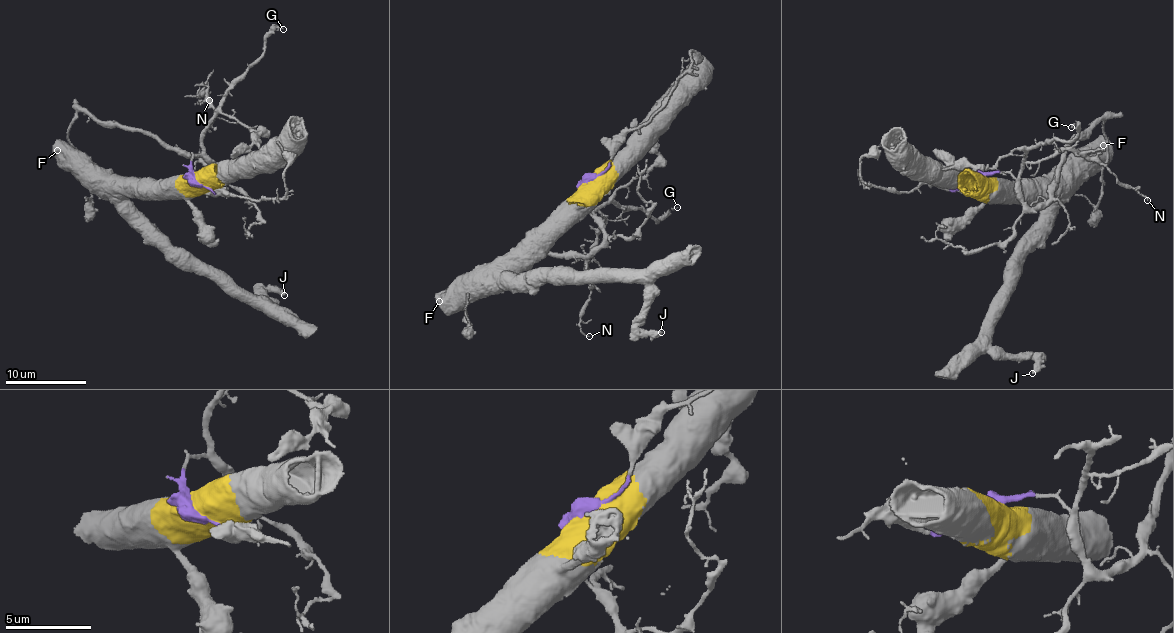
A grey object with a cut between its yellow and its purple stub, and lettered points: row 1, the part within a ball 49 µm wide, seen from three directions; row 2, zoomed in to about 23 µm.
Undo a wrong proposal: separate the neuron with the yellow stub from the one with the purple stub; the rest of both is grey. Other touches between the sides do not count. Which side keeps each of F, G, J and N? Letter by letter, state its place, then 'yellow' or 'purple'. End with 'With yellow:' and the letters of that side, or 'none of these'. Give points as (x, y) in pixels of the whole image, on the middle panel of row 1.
F: place (439, 301); yellow
G: place (677, 207); purple
J: place (661, 332); yellow
N: place (589, 336); purple
With yellow: F, J

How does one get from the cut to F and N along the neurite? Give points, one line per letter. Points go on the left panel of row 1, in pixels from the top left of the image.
F: (195, 182), (155, 190), (122, 185), (82, 170), (55, 154), (58, 150)
N: (195, 182), (191, 158), (200, 155), (214, 112), (208, 90), (202, 92), (205, 99), (198, 101), (209, 100)

